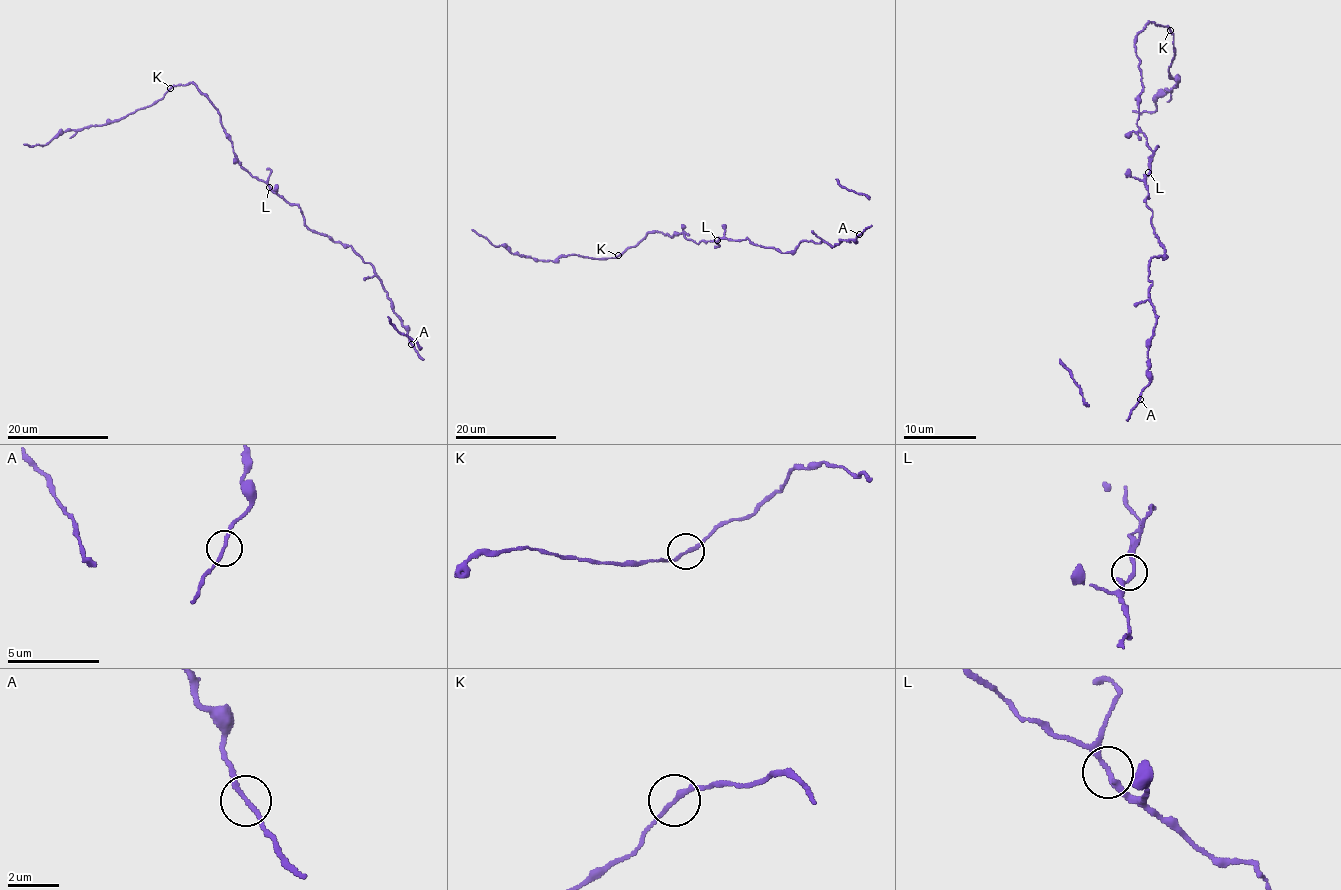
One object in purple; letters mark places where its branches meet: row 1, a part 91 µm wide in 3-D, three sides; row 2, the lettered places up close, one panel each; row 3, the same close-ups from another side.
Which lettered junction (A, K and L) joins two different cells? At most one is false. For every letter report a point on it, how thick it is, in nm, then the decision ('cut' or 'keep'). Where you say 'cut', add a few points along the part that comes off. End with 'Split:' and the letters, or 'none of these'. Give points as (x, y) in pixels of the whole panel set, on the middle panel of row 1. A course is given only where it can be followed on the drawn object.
A: place (859, 234); calibre 170 nm; keep
K: place (618, 255); calibre 190 nm; cut; course (618, 256), (599, 258), (570, 254), (551, 261), (514, 254), (472, 229)
L: place (717, 240); calibre 190 nm; keep
Split: K

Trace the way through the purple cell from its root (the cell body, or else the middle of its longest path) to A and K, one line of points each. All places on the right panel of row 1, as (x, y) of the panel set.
A: (1150, 172), (1146, 206), (1166, 250), (1148, 266), (1155, 326), (1150, 383), (1139, 399)
K: (1150, 172), (1152, 150), (1137, 125), (1143, 83), (1134, 45), (1135, 36), (1148, 23), (1170, 30)

